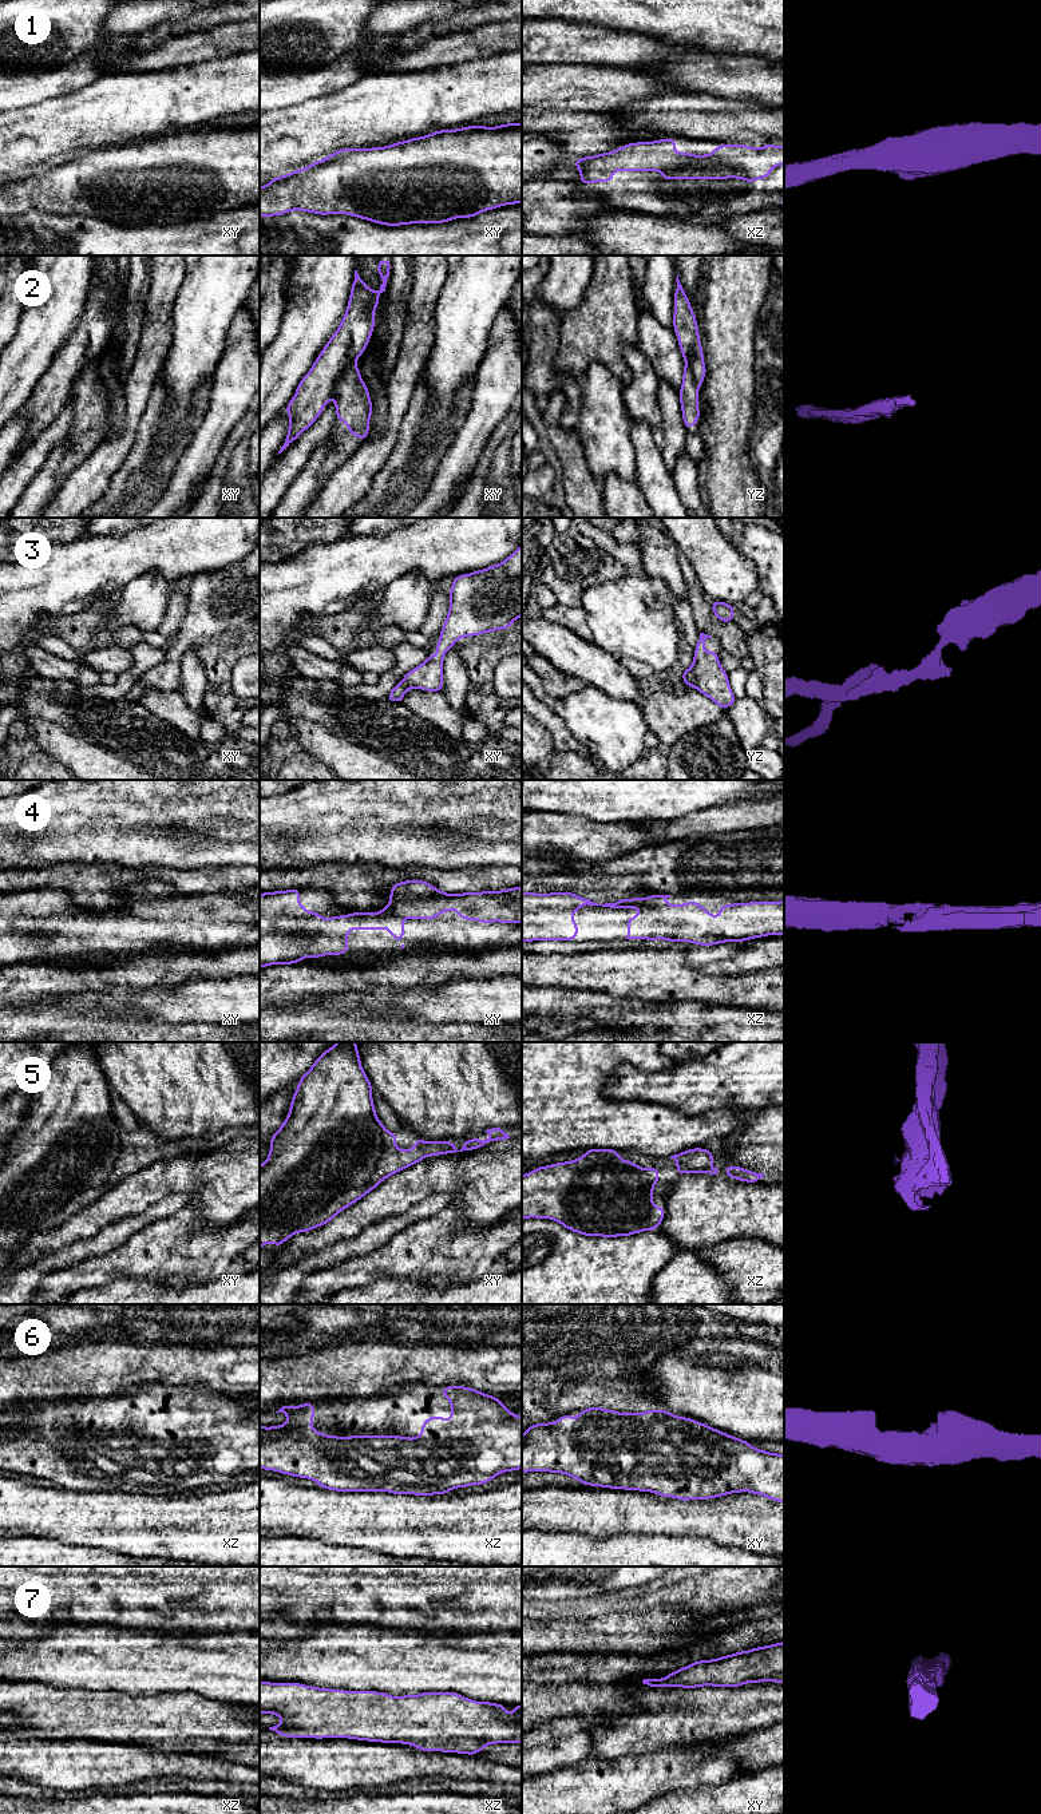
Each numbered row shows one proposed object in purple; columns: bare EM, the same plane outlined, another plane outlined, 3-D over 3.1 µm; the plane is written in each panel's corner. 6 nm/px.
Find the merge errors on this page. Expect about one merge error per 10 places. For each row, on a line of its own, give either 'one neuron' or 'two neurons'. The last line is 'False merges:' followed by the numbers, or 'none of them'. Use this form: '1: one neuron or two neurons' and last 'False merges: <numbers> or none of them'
1: one neuron
2: two neurons
3: one neuron
4: one neuron
5: two neurons
6: one neuron
7: one neuron
False merges: 2, 5

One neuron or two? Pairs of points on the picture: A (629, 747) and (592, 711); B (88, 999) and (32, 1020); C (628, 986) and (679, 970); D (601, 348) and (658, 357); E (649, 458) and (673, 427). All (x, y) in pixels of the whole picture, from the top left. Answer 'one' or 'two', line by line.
A: one
B: two
C: one
D: two
E: two

